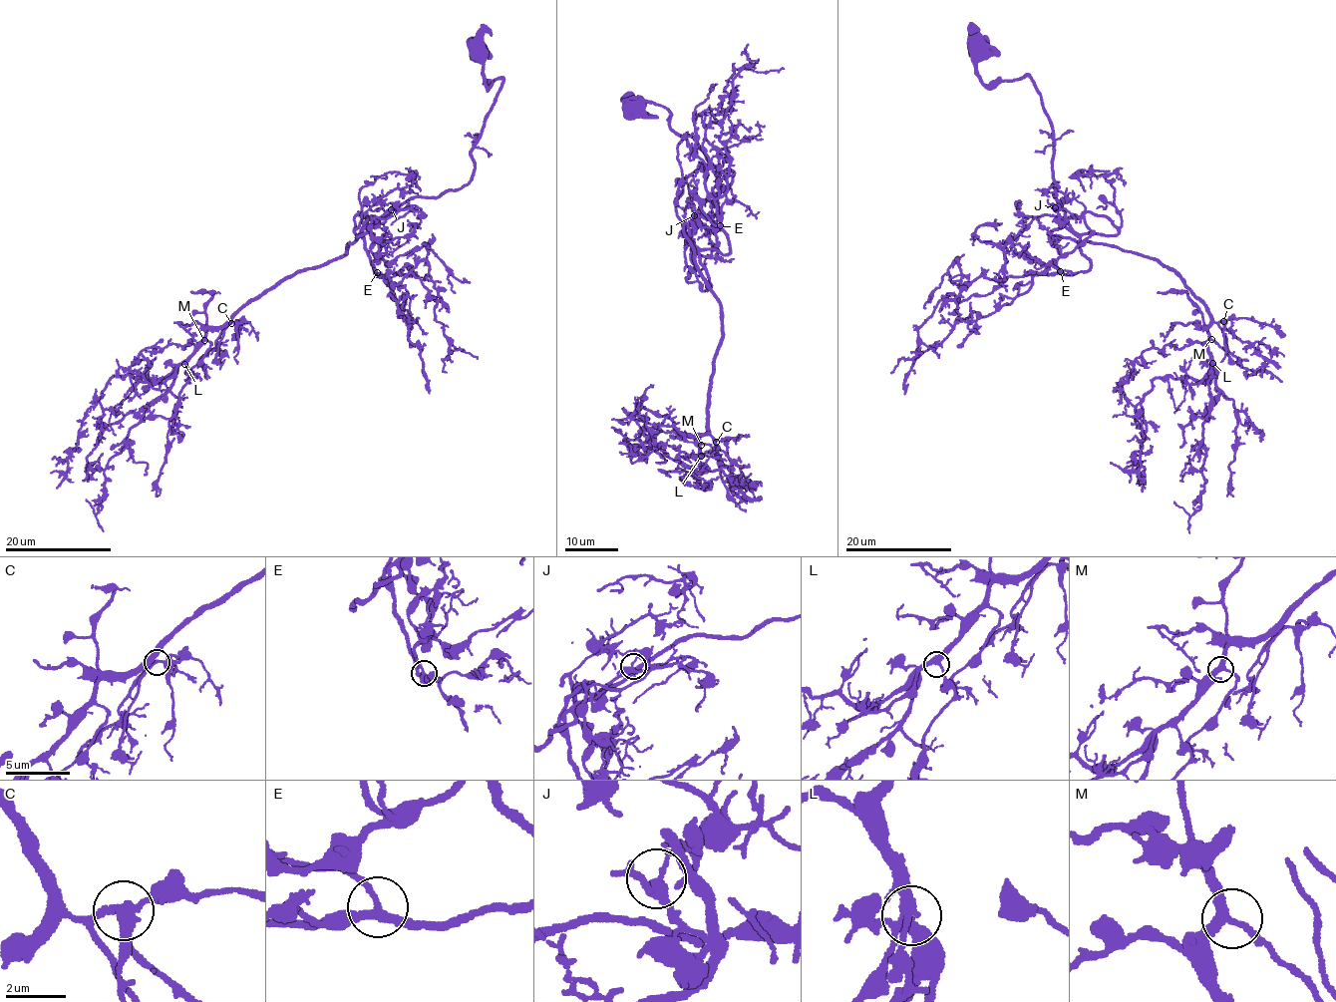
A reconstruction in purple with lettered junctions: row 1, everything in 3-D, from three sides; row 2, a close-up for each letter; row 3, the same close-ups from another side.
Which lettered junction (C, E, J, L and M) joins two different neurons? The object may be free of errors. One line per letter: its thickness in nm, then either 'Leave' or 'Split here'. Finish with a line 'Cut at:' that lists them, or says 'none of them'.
C: Thickness 240 nm. Leave
E: Thickness 260 nm. Leave
J: Thickness 280 nm. Leave
L: Thickness 340 nm. Leave
M: Thickness 280 nm. Leave
Cut at: none of them

